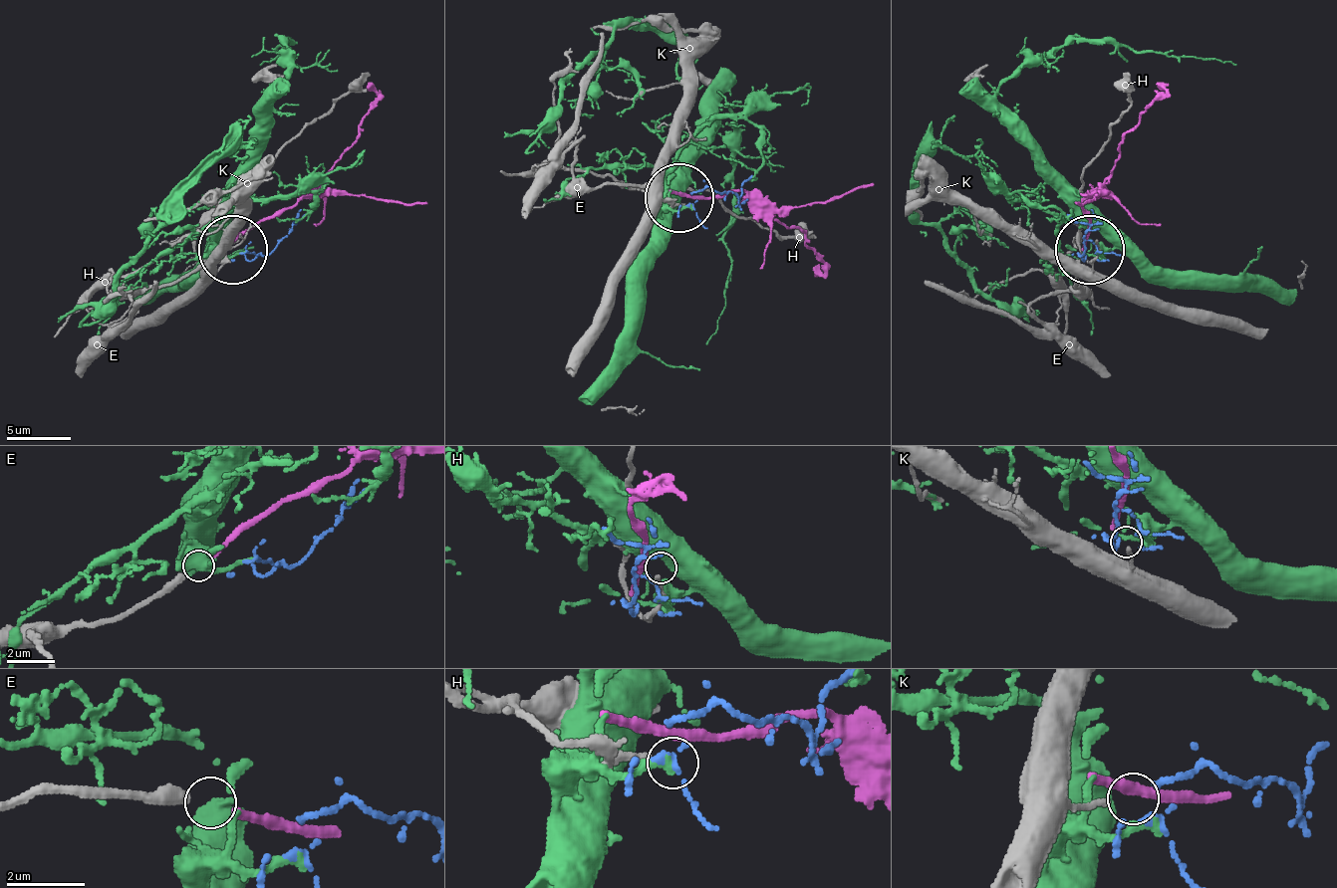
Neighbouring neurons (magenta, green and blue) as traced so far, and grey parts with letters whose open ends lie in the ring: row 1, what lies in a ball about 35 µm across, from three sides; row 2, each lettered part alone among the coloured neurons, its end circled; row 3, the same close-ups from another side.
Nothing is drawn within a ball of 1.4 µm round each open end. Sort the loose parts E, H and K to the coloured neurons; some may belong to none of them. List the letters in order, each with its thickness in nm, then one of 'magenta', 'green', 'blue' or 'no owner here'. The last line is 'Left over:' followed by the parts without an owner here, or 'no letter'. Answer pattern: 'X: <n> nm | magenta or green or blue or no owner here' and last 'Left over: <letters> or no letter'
E: 360 nm | magenta
H: 190 nm | no owner here
K: 130 nm | blue
Left over: H

